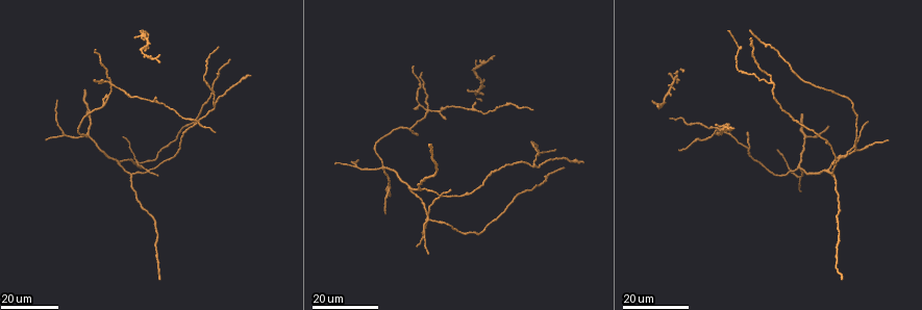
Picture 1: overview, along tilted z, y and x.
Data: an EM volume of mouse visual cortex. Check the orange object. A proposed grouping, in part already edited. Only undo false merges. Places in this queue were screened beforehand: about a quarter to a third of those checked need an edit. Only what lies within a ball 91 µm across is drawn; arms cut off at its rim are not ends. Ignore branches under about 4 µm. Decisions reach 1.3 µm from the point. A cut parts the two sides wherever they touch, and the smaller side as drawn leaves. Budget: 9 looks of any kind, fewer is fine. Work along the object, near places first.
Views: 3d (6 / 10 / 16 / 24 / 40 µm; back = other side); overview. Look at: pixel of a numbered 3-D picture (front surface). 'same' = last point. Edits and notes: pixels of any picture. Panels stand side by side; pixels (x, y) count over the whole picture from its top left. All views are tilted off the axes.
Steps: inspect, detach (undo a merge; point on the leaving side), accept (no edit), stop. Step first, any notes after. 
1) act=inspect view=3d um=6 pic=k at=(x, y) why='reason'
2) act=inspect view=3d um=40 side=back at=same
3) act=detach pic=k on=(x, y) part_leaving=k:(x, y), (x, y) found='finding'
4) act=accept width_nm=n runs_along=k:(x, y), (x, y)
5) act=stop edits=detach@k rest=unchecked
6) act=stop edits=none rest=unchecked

act=inspect view=3d um=16 pic=1 at=(411, 130) why='three-way junction'

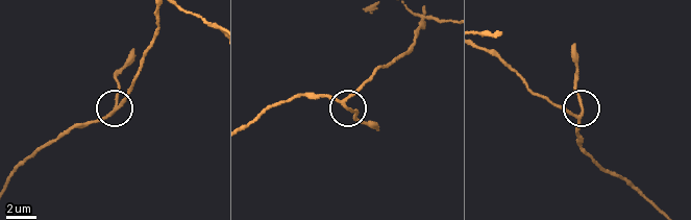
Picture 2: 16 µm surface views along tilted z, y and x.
act=inspect view=3d um=10 pic=2 at=(343, 101)

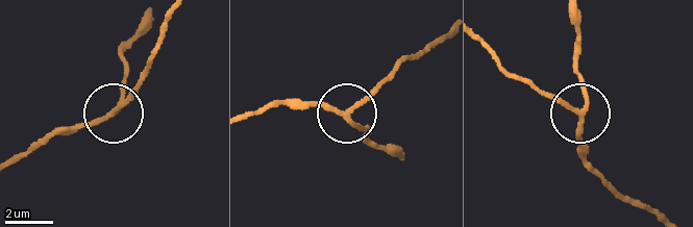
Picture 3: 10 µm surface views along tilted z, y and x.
act=accept side_arm_um=5 runs_along=3:(650, 209), (614, 190), (584, 152), (578, 39) found='one cell here'

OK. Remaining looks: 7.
act=inspect view=3d um=24 pic=1 at=(805, 138) why='a fork'

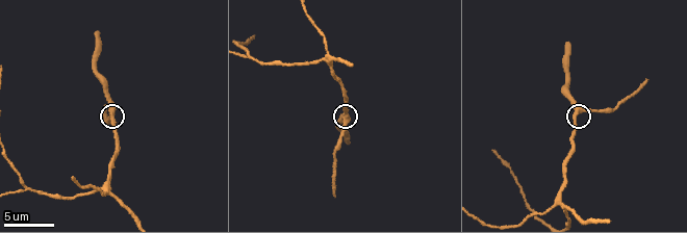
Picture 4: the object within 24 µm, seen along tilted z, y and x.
act=inspect view=3d um=6 pic=4 at=(583, 108)

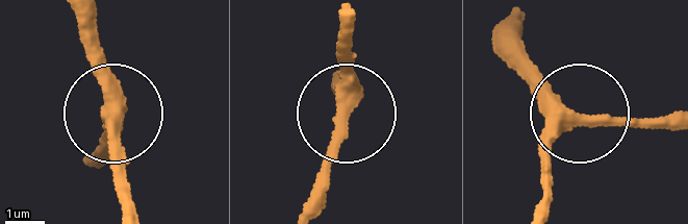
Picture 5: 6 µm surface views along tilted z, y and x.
act=accept runs_along=5:(538, 210), (560, 125), (601, 116), (673, 122) found='continuous, no second cell'

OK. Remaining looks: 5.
act=inspect view=3d um=16 pic=4 at=(554, 206) why='four arms meet'

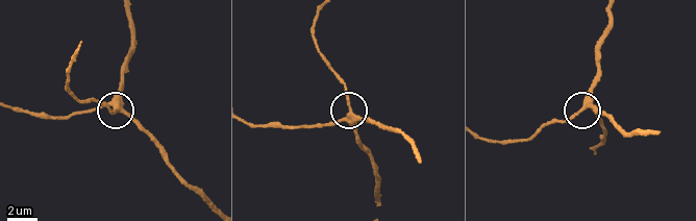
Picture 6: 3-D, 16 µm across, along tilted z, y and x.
act=accept side_arm_um=24 runs_along=6:(178, 172), (145, 132), (113, 105), (90, 108) found='continuous, no second cell'

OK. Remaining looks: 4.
act=inspect view=3d um=24 pic=1 at=(215, 105) why='three-way junction'

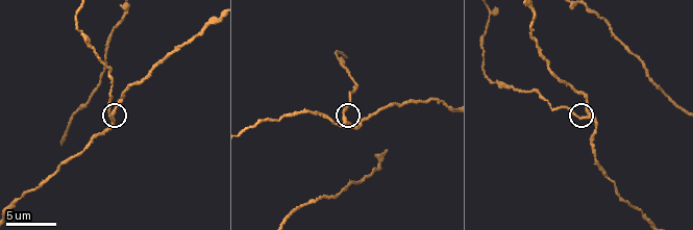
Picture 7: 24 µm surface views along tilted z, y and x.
act=inspect view=3d um=6 pic=7 at=(587, 112)

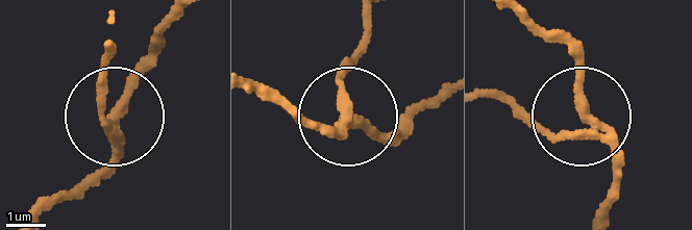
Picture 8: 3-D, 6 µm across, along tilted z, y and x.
act=detach pic=8 on=(105, 64) side_arm_um=20 part_leaving=8:(98, 117), (103, 43) found='a second cell is stuck on'

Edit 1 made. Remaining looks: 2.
act=stop edits=detach@8 rest=unchecked

